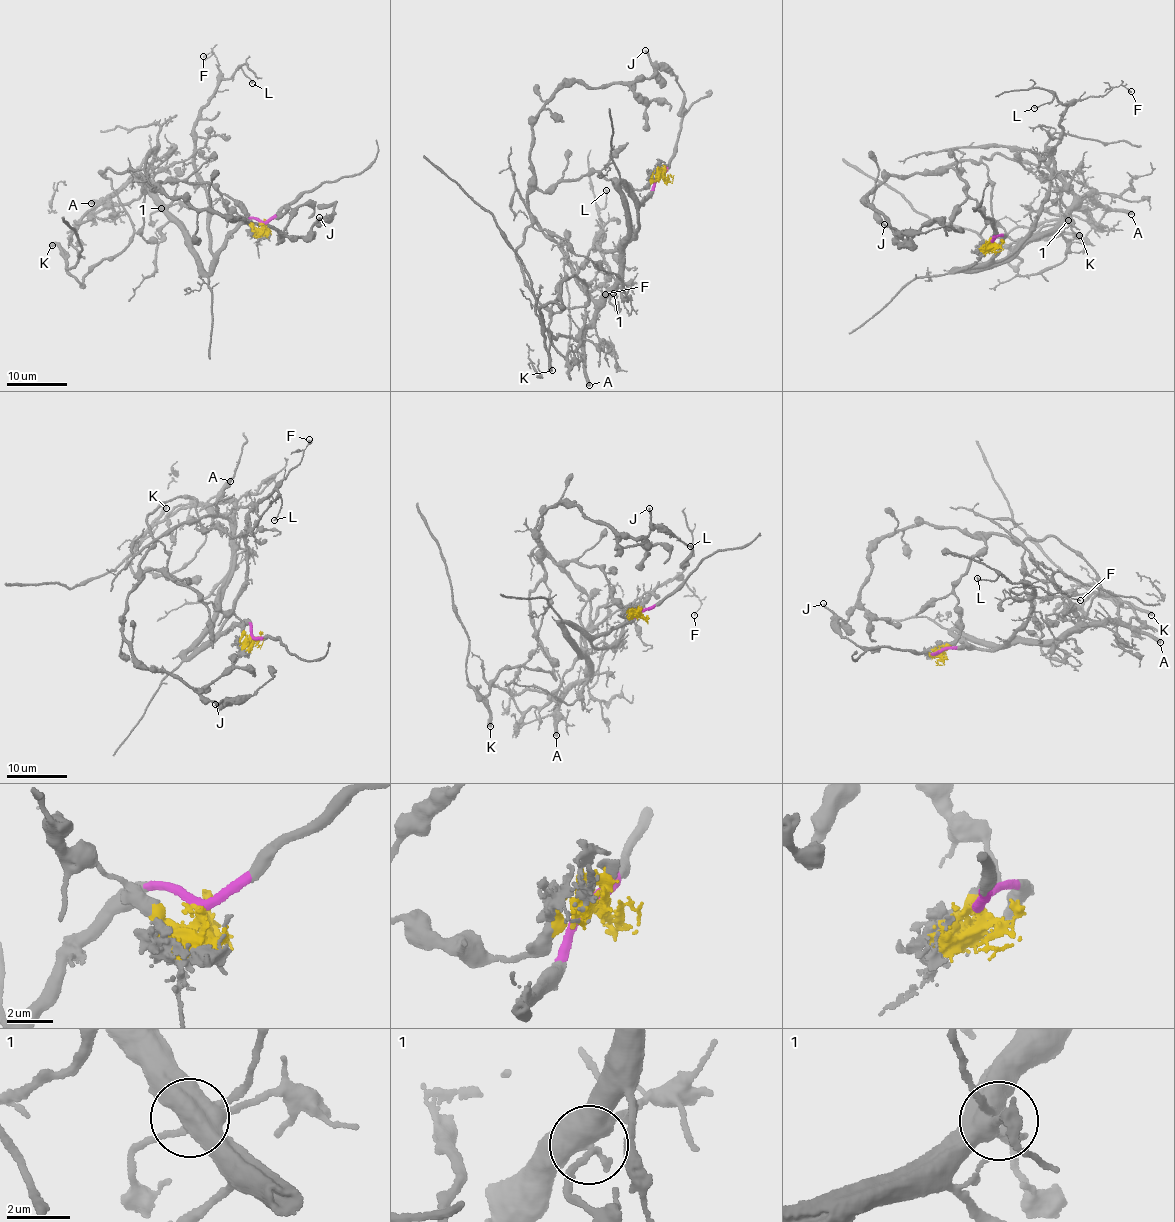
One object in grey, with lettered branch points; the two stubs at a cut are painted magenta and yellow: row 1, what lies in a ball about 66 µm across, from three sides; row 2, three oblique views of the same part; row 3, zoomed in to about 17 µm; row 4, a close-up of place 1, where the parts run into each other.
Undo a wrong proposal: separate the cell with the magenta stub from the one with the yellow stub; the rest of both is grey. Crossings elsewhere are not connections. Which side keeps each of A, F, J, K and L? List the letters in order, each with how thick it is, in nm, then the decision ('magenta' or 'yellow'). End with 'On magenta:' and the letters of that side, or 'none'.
A: calibre 480 nm; magenta
F: calibre 120 nm; magenta
J: calibre 220 nm; yellow
K: calibre 550 nm; yellow
L: calibre 190 nm; magenta
On magenta: A, F, L

